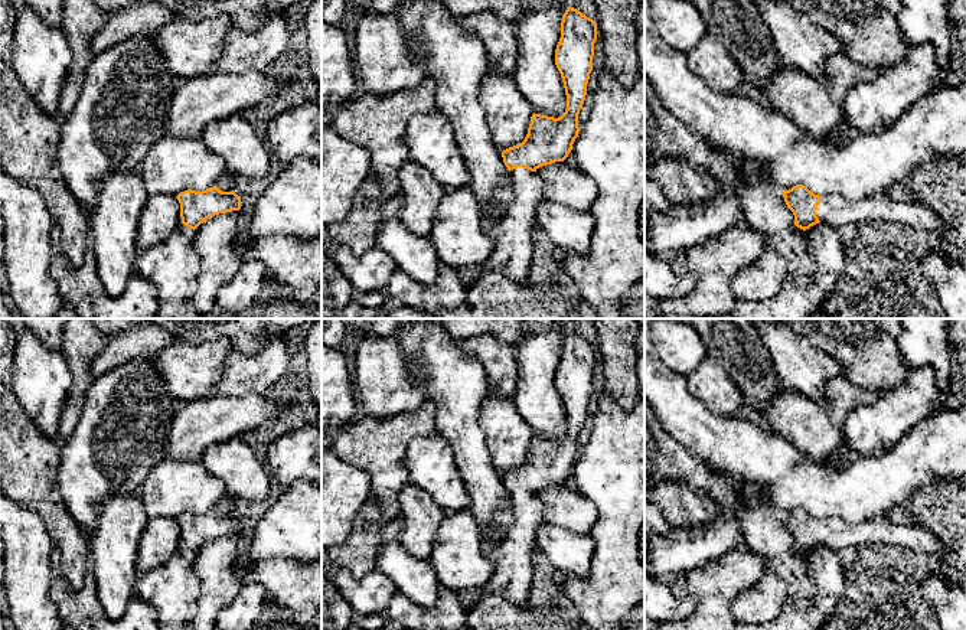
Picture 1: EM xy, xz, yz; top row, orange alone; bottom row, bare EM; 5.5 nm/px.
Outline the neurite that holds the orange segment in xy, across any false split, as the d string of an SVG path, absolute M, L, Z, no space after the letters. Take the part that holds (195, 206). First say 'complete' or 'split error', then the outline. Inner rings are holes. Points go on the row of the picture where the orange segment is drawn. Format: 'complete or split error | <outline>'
complete | M216 186L202 192L185 190L179 193L182 223L190 229L196 229L206 219L241 209L241 196L235 192L222 192Z

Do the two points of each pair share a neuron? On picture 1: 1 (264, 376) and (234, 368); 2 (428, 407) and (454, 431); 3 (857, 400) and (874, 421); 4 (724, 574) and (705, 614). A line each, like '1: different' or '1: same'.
1: same
2: different
3: different
4: same

